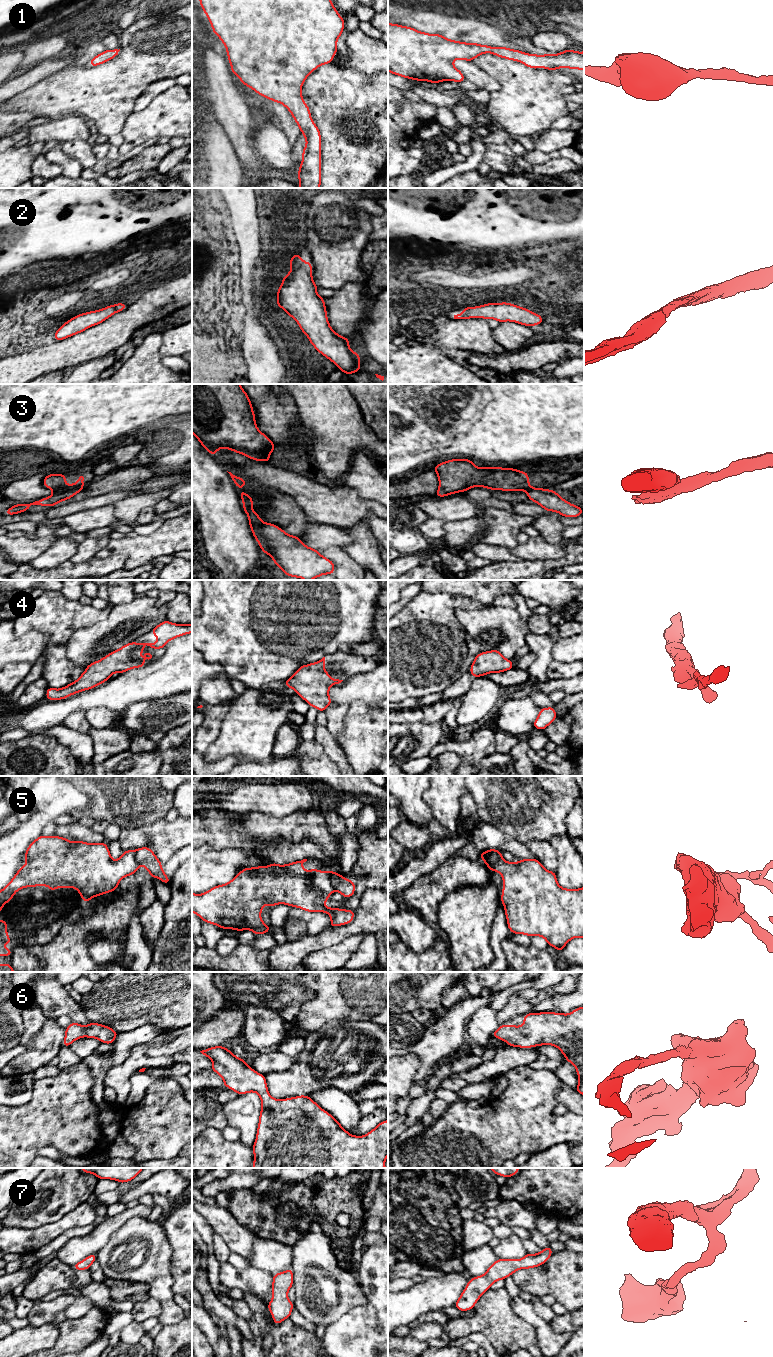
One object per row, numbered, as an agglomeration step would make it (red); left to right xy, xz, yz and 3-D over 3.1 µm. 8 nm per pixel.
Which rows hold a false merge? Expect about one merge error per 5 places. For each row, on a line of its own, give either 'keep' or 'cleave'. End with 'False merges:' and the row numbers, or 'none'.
1: keep
2: keep
3: cleave
4: keep
5: cleave
6: keep
7: keep
False merges: 3, 5

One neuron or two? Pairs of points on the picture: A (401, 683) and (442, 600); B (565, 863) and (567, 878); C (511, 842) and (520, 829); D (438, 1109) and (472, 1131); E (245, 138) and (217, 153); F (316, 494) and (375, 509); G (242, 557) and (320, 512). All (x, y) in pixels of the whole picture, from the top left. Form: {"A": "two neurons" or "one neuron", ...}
{"A": "one neuron", "B": "one neuron", "C": "two neurons", "D": "two neurons", "E": "two neurons", "F": "one neuron", "G": "two neurons"}

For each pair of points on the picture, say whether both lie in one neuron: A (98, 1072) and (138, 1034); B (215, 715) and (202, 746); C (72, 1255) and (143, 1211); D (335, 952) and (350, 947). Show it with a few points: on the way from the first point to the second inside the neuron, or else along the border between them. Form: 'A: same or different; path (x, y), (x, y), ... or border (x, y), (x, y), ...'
A: same; path (108, 1062), (128, 1043)
B: same; path (212, 723), (211, 730), (204, 738)
C: same; path (90, 1244), (112, 1223), (125, 1215)
D: same; path (339, 952), (346, 948)

